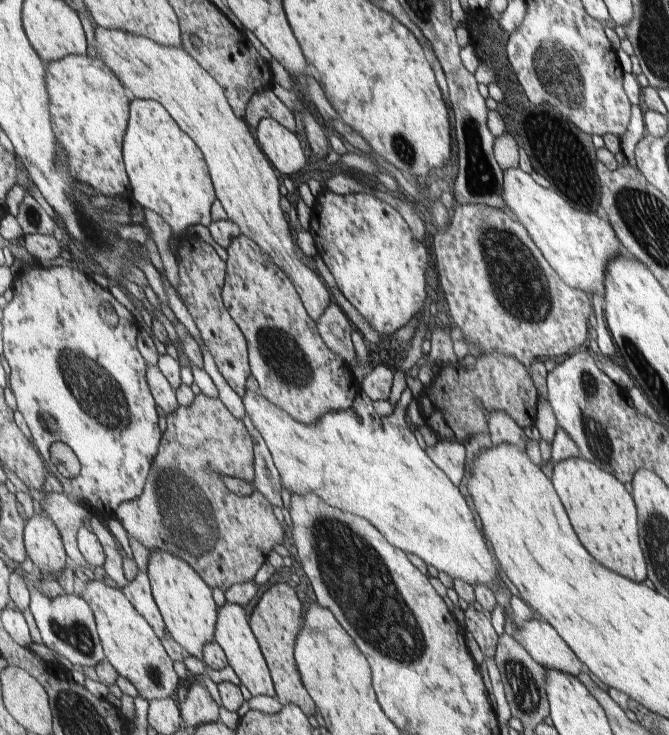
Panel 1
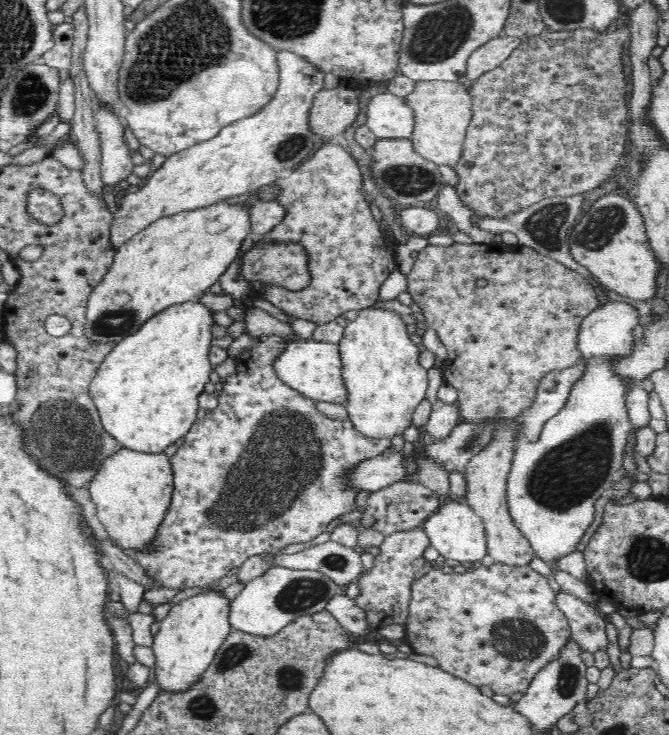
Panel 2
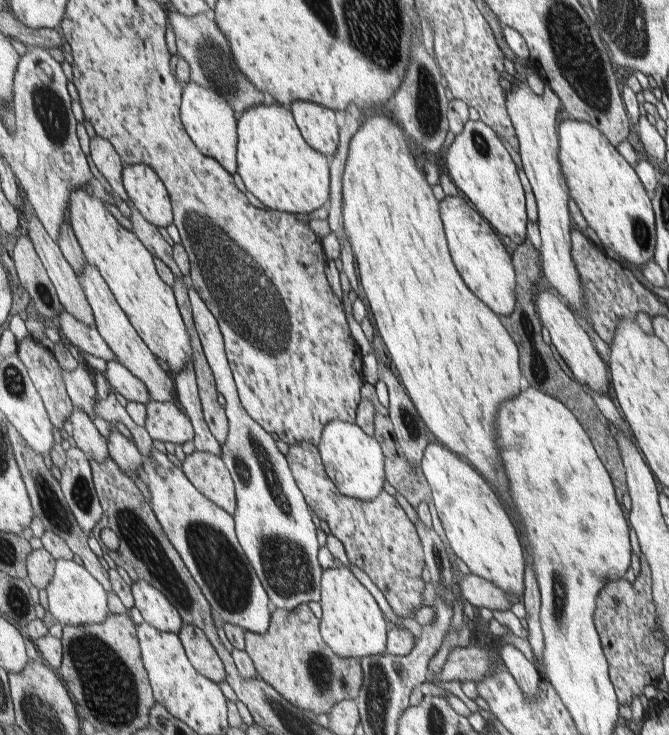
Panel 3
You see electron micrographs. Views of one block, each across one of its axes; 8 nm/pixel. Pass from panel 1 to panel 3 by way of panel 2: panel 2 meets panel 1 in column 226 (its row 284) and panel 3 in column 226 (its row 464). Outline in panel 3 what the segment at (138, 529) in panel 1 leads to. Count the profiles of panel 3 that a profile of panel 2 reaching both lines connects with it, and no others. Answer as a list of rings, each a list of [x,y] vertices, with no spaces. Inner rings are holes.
[[[194,451],[182,466],[189,480],[208,499],[234,515],[238,510],[236,484],[222,457],[212,452]]]

